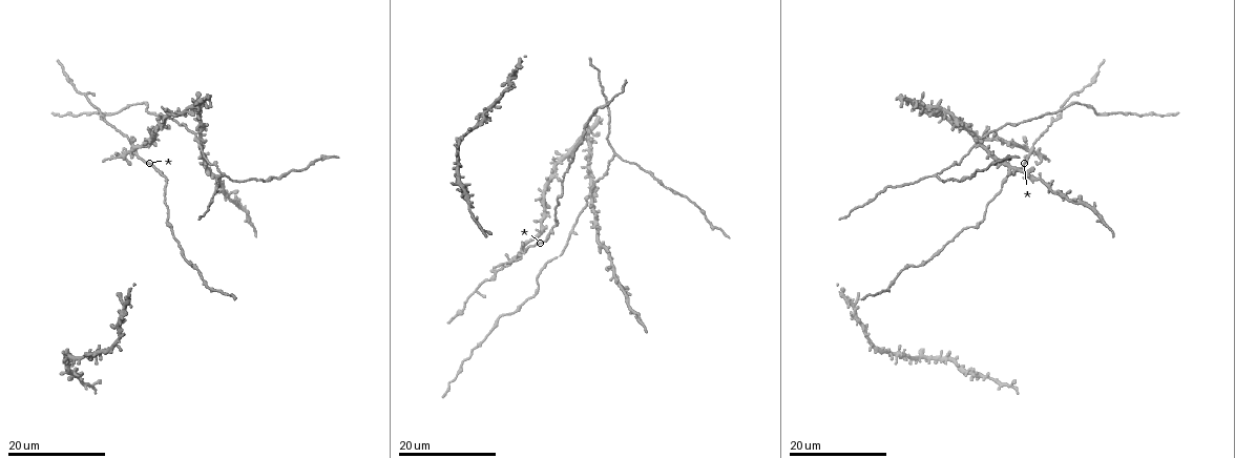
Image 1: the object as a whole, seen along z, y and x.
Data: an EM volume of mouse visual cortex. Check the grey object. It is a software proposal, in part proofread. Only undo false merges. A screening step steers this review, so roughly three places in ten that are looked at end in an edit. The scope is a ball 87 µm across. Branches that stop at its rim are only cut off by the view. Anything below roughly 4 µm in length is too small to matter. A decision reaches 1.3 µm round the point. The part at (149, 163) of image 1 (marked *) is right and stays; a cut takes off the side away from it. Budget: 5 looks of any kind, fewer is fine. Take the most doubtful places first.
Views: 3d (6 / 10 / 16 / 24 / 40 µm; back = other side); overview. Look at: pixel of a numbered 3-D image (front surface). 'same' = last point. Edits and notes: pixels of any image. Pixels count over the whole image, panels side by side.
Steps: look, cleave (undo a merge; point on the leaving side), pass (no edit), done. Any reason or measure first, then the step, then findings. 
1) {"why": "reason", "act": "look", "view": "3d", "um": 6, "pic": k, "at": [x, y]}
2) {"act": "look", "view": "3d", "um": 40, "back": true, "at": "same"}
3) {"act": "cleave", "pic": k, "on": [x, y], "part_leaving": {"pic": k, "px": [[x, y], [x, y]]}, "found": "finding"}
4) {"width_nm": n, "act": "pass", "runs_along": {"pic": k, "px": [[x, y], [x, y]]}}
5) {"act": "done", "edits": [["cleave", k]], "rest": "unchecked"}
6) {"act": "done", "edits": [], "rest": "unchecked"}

{"why": "three arms meet", "act": "look", "view": "3d", "um": 24, "pic": 1, "at": [615, 156]}

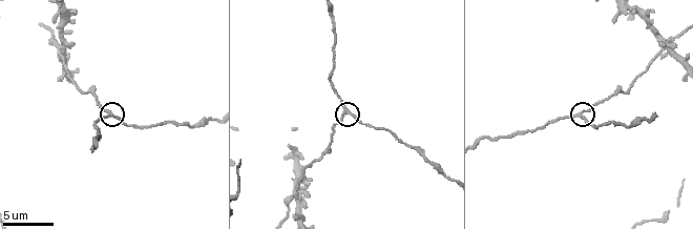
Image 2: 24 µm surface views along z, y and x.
{"act": "look", "view": "3d", "um": 10, "pic": 2, "at": [349, 113]}

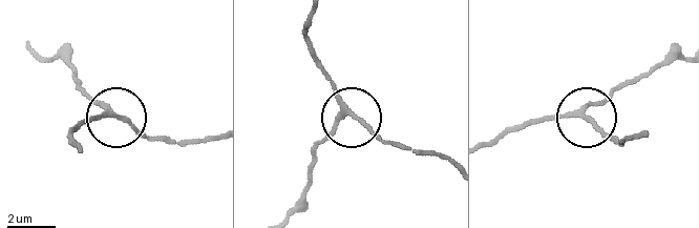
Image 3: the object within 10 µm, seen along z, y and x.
{"act": "pass", "runs_along": {"pic": 3, "px": [[287, 212], [305, 188], [317, 146], [350, 115], [323, 70]]}, "found": "all the same neuron"}

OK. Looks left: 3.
{"why": "looks like a crossing", "act": "look", "view": "3d", "um": 24, "pic": 1, "at": [1027, 149]}

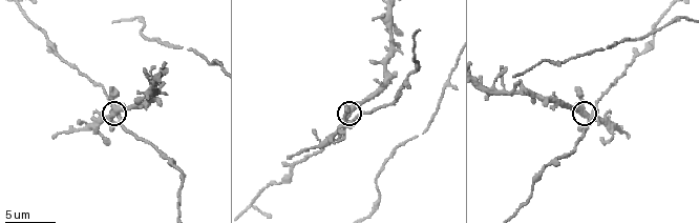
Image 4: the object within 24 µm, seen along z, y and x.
{"why": "zoom in", "act": "look", "view": "3d", "um": 6, "pic": 4, "at": [348, 114]}

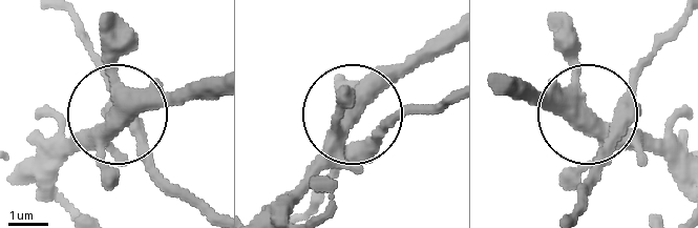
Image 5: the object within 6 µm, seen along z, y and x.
{"side_arm_um": 31, "arms": 4, "act": "pass", "found": "continuous, no second neuron"}

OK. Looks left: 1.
{"act": "done", "edits": [], "rest": "unchecked"}

